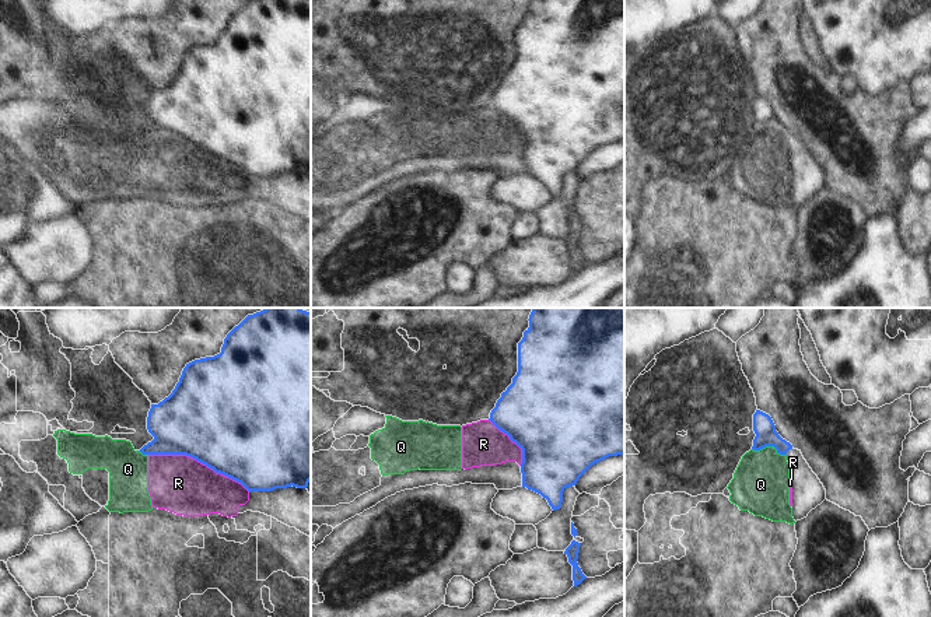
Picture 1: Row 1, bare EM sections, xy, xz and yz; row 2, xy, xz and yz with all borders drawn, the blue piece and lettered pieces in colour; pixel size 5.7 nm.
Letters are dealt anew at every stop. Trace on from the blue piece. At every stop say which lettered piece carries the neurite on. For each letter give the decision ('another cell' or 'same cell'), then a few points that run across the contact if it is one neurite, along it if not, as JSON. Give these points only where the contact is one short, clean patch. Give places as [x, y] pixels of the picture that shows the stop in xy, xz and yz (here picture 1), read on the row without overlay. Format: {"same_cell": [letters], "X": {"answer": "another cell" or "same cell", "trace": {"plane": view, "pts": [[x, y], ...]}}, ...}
{"same_cell": [], "Q": {"answer": "another cell", "trace": {"plane": "yz", "pts": [[752, 135], [773, 133], [786, 142]]}}, "R": {"answer": "another cell"}}

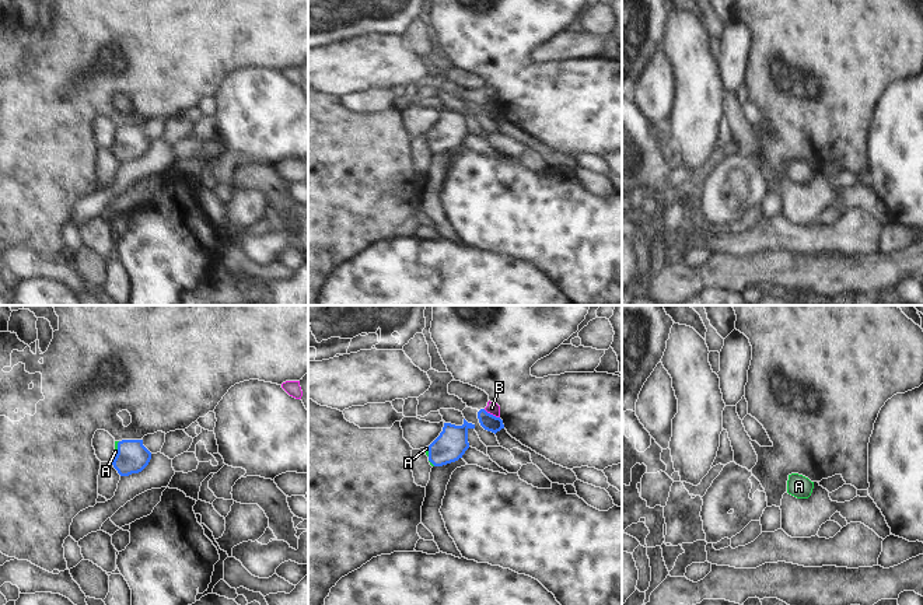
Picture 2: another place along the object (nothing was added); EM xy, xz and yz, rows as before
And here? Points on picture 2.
{"same_cell": ["A"], "A": {"answer": "same cell", "trace": {"plane": "xy", "pts": [[132, 143], [126, 139], [118, 139], [115, 137]]}}, "B": {"answer": "another cell"}}

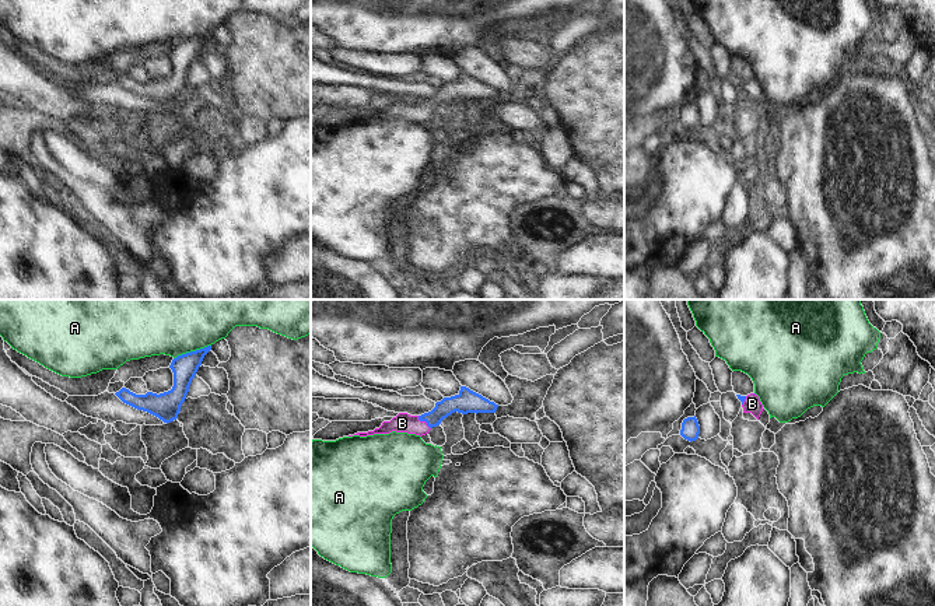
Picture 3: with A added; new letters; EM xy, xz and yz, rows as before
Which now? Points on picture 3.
{"same_cell": ["B"], "A": {"answer": "another cell"}, "B": {"answer": "same cell", "trace": {"plane": "xz", "pts": [[464, 90], [448, 91], [424, 107], [402, 109]]}}}

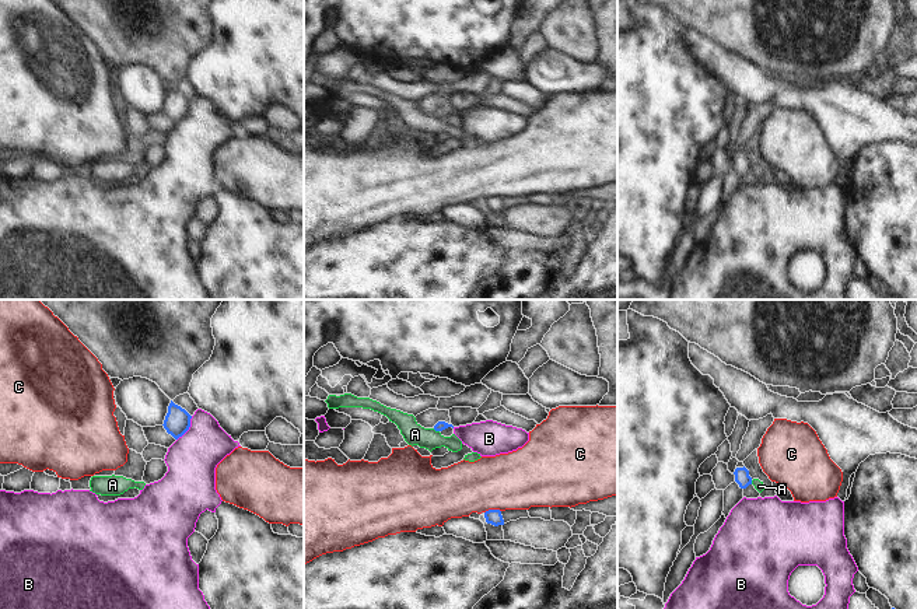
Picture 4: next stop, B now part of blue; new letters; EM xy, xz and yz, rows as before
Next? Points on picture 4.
{"same_cell": [], "A": {"answer": "another cell", "trace": {"plane": "xz", "pts": [[433, 115], [438, 118]]}}, "B": {"answer": "another cell"}, "C": {"answer": "another cell", "trace": {"plane": "xz", "pts": [[500, 196], [487, 196], [485, 199]]}}}

